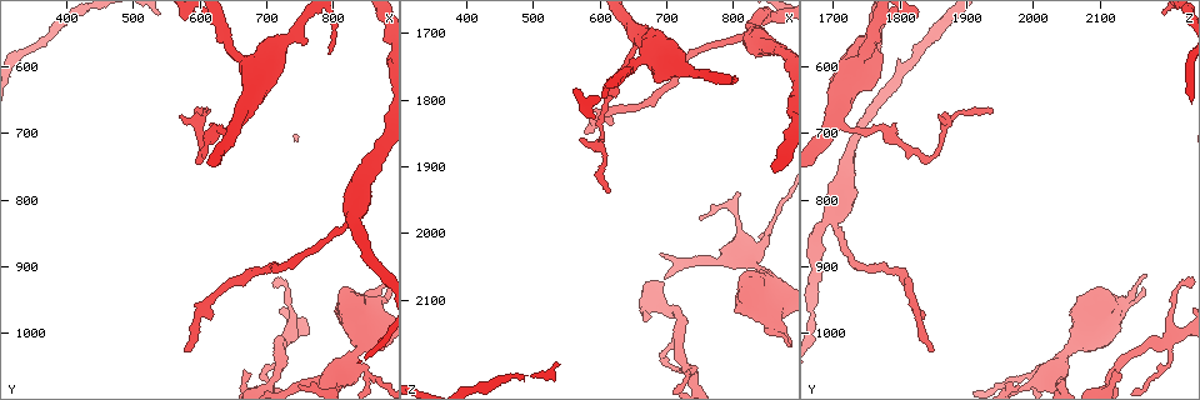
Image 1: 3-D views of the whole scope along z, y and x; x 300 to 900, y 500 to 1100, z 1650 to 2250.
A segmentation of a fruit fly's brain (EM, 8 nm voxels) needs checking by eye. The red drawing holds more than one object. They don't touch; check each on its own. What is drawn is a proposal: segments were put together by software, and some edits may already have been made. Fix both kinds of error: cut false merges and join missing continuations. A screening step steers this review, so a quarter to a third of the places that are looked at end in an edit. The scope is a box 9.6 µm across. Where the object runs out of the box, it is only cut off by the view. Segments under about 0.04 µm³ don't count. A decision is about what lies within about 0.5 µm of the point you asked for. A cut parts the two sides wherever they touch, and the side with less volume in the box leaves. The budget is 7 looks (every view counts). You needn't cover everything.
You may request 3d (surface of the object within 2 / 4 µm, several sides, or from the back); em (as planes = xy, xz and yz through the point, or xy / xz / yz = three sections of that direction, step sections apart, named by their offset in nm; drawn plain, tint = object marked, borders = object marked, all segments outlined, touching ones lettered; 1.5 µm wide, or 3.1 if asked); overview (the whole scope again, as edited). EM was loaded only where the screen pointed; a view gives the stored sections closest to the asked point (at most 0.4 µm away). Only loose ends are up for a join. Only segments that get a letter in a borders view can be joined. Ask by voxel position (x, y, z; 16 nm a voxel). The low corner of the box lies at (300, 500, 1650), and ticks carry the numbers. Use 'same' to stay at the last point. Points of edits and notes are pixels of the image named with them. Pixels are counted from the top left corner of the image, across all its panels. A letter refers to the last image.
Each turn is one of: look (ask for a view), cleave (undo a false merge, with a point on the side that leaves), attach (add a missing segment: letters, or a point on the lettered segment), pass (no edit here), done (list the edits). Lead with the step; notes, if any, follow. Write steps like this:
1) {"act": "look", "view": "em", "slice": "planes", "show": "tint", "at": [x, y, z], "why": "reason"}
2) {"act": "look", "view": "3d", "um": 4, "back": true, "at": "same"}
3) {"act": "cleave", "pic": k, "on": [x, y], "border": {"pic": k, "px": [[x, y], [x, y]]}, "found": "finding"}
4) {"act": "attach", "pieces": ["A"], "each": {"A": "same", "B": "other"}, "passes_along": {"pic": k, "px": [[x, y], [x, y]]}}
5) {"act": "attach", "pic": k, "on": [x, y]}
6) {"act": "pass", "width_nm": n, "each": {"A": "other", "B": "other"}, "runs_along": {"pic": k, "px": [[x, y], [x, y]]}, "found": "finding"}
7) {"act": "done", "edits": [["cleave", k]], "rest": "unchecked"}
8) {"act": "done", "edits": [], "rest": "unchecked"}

{"act": "look", "view": "em", "slice": "planes", "show": "borders", "at": [575, 1025, 1850], "why": "free end"}

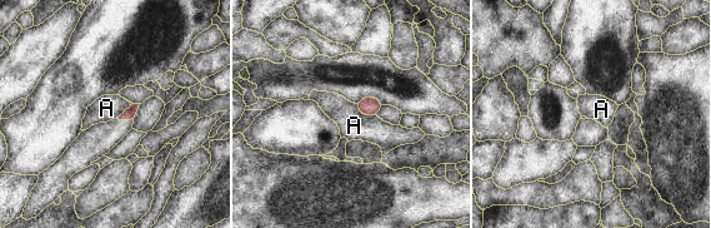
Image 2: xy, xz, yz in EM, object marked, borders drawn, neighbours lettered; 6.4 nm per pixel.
{"act": "pass", "each": {"A": "other"}, "found": "no lettered segment goes on from it"}

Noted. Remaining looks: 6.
{"act": "look", "view": "em", "slice": "yz", "step": 4, "show": "borders", "at": [675, 1060, 2130], "why": "an open end"}

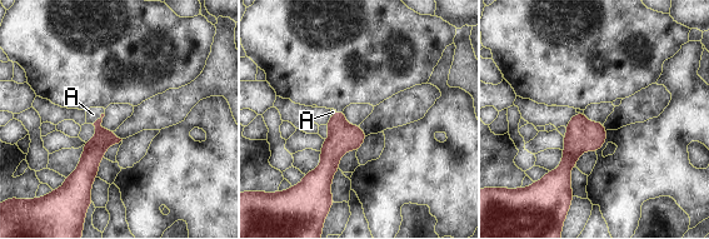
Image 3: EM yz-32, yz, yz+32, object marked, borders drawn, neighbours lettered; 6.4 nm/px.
{"act": "attach", "pieces": ["A"], "each": {"A": "same"}, "passes_along": {"pic": 3, "px": [[95, 149], [98, 119], [93, 114]]}, "found": "it goes on there"}

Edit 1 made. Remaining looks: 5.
{"act": "done", "edits": [["attach", 3]], "rest": "unchecked"}

